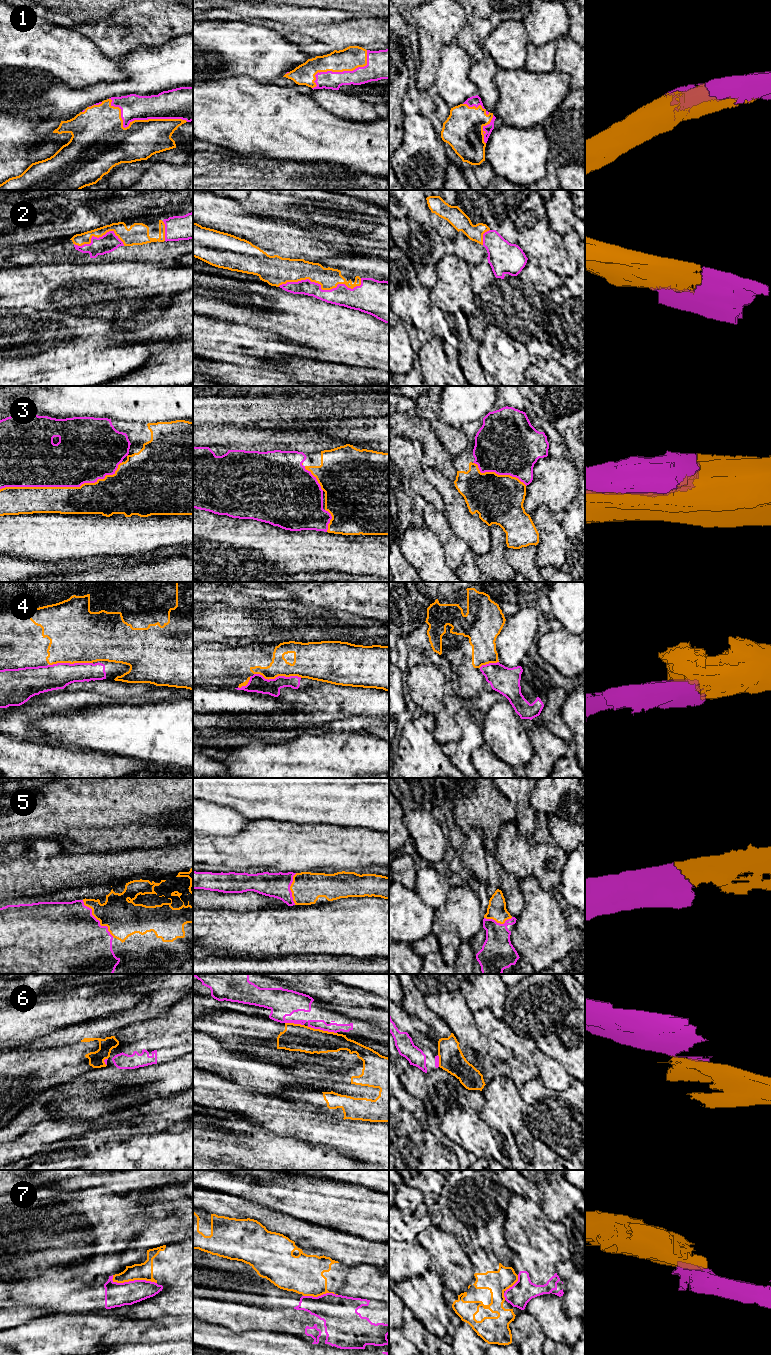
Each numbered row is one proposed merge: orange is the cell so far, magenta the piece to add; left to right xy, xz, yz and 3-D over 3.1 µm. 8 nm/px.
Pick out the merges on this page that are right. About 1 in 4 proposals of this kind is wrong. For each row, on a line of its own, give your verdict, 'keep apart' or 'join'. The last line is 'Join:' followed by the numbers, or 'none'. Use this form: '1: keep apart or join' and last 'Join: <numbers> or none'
1: join
2: join
3: keep apart
4: keep apart
5: join
6: keep apart
7: keep apart
Join: 1, 2, 5

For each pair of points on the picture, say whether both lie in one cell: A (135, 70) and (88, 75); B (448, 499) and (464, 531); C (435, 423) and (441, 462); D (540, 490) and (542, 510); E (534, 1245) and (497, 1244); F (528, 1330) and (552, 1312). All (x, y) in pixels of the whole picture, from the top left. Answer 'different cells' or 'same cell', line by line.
A: different cells
B: same cell
C: different cells
D: different cells
E: different cells
F: different cells

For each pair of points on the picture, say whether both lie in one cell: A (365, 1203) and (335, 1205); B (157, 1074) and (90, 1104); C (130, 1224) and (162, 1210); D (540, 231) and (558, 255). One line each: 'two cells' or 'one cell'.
A: one cell
B: one cell
C: one cell
D: one cell

